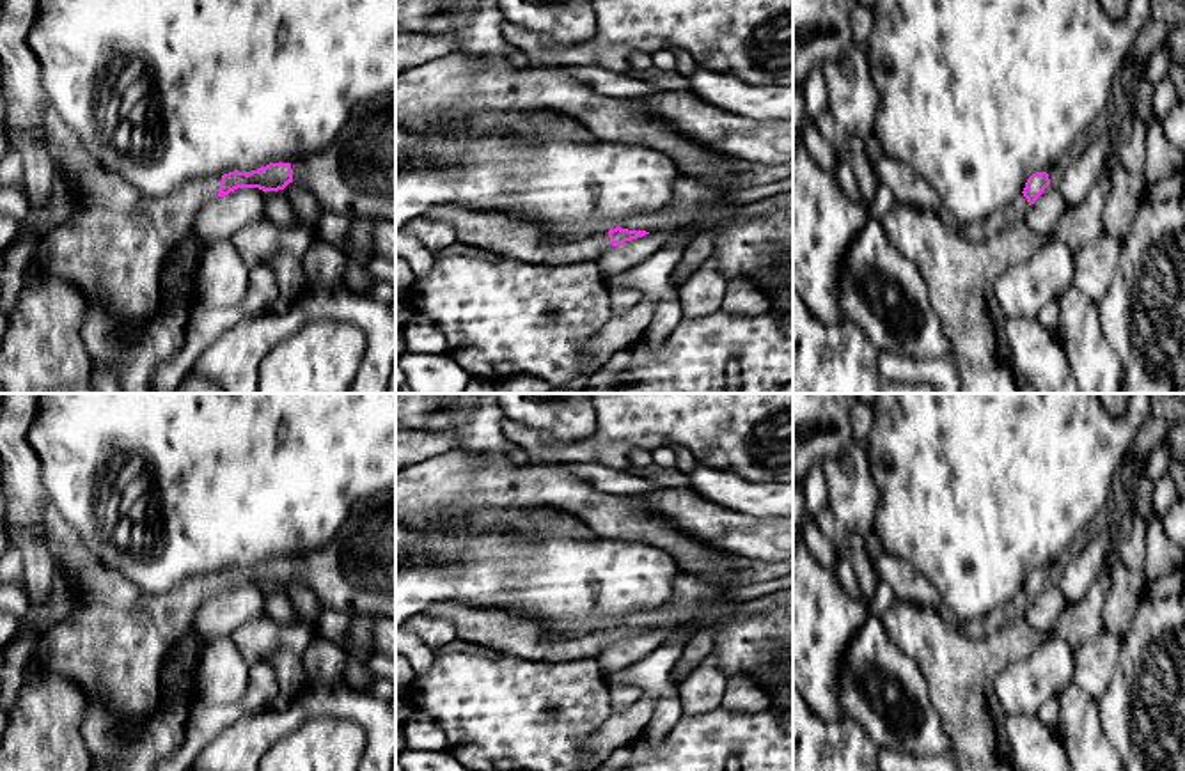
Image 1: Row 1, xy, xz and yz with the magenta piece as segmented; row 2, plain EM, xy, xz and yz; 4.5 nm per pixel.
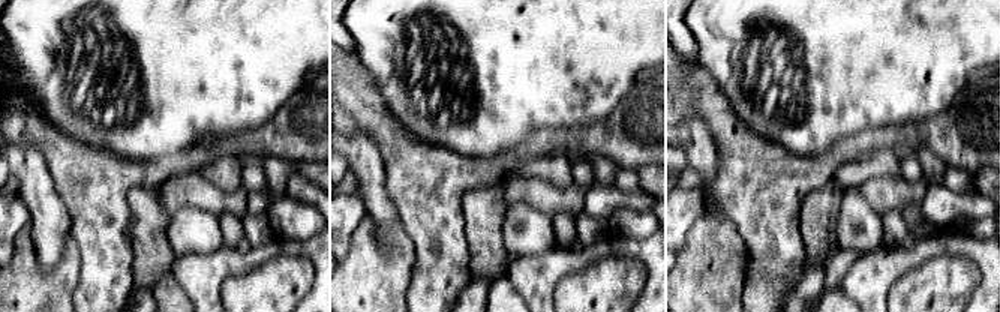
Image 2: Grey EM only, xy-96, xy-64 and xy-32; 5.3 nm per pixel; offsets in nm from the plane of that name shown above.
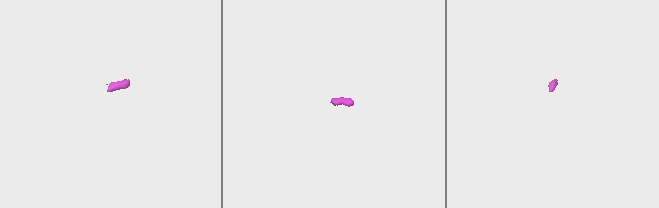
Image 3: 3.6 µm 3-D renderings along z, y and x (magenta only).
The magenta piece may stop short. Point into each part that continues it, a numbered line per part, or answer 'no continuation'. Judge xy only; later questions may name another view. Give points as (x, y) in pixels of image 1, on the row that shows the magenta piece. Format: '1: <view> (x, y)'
1: xy (353, 176)
2: xy (114, 243)

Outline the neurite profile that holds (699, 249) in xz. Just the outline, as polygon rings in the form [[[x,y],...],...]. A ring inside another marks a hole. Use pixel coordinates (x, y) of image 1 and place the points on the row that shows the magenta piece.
[[[697,234],[685,246],[685,252],[671,273],[671,284],[679,287],[688,276],[701,268],[713,255],[713,238],[708,234]]]

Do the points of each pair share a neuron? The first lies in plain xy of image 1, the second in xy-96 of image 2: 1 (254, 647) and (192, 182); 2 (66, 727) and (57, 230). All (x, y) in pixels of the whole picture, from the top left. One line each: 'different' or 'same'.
1: same
2: different

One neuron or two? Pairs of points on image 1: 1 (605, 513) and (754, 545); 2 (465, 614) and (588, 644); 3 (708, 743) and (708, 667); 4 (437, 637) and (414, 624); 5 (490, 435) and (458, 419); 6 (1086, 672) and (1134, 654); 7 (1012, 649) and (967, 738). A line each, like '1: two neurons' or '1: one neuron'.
1: two neurons
2: one neuron
3: two neurons
4: one neuron
5: one neuron
6: two neurons
7: one neuron

